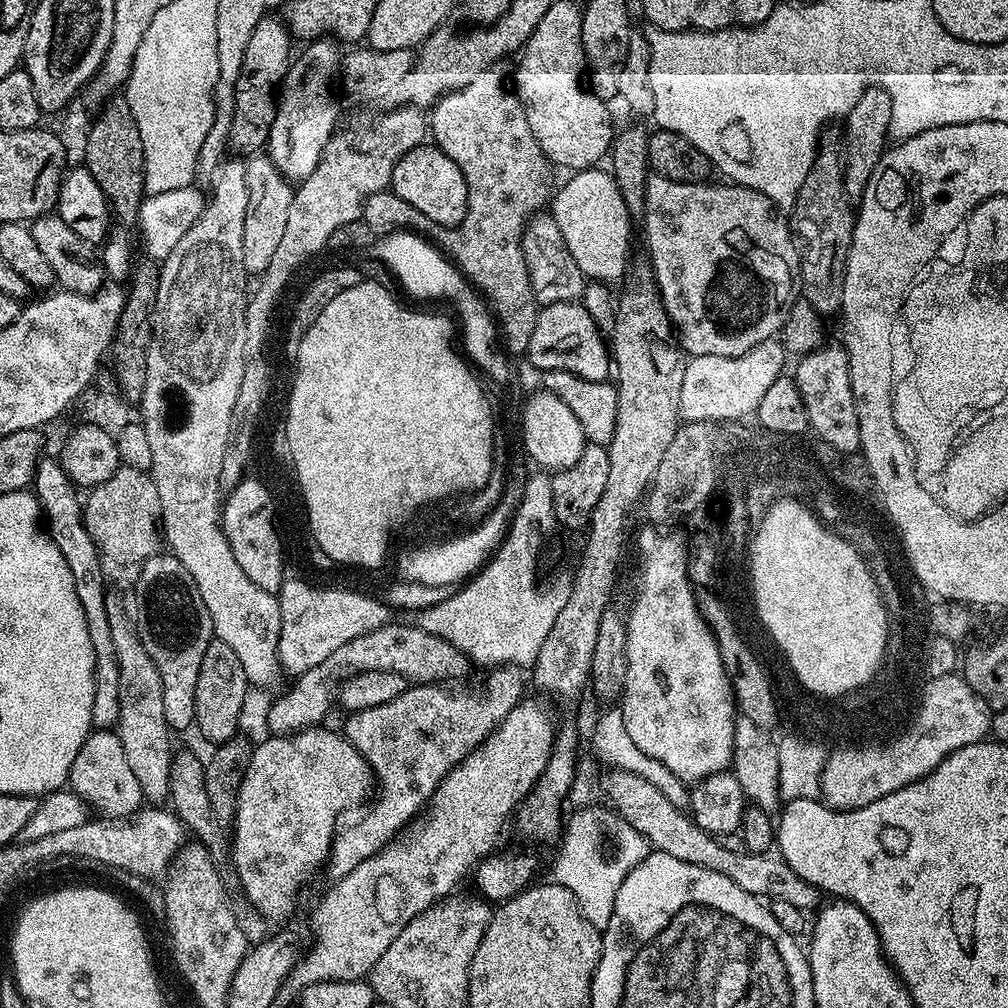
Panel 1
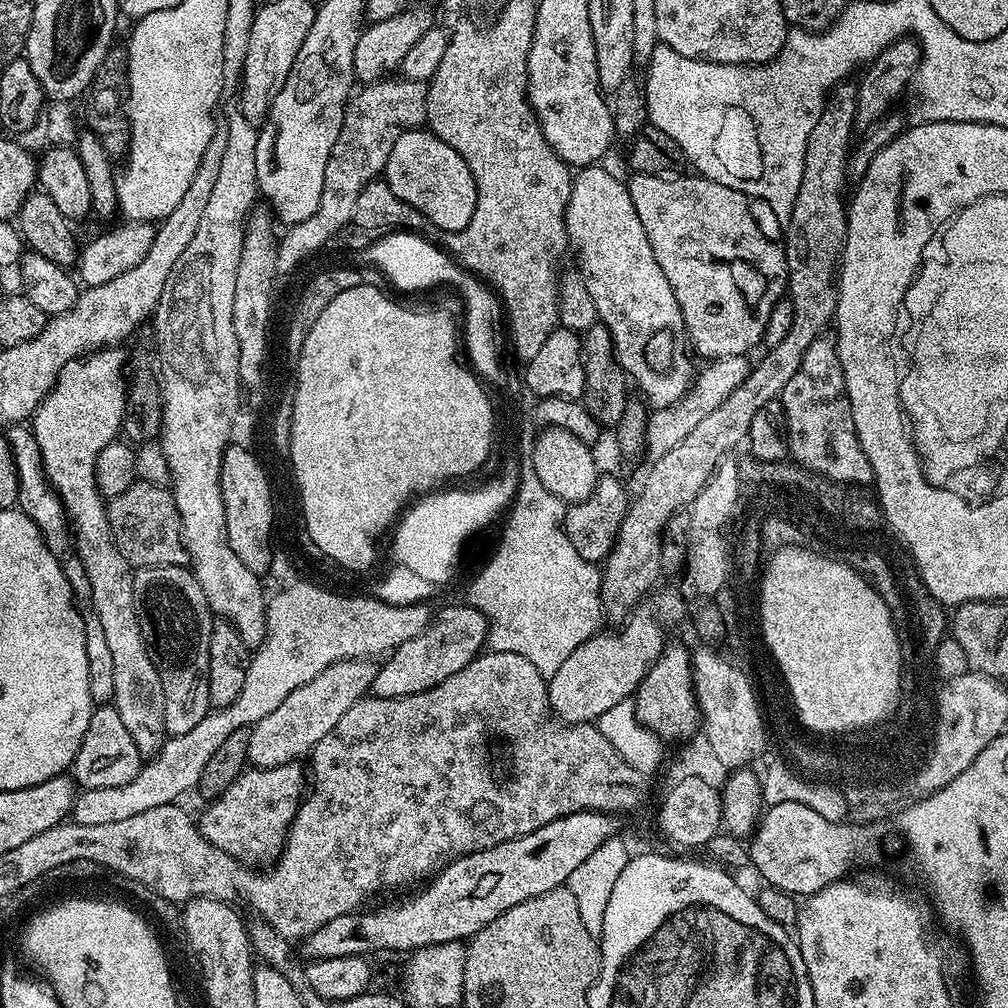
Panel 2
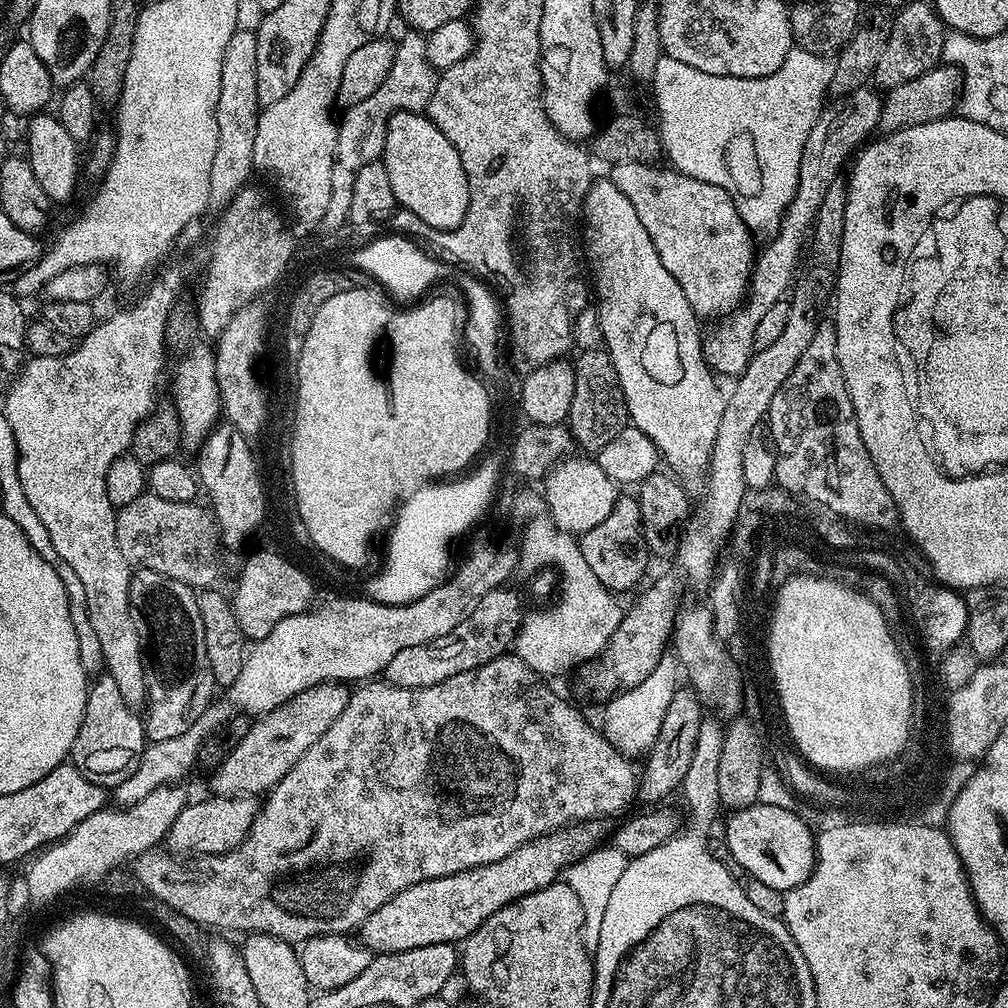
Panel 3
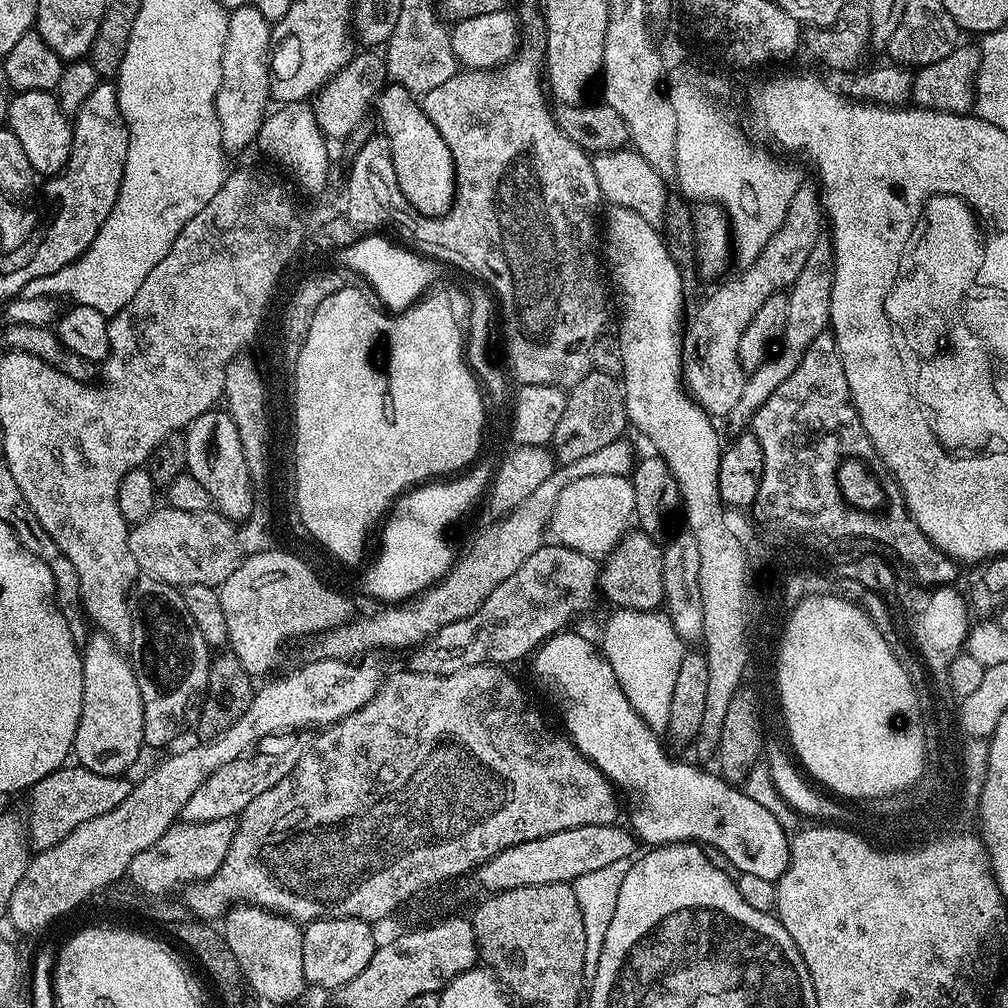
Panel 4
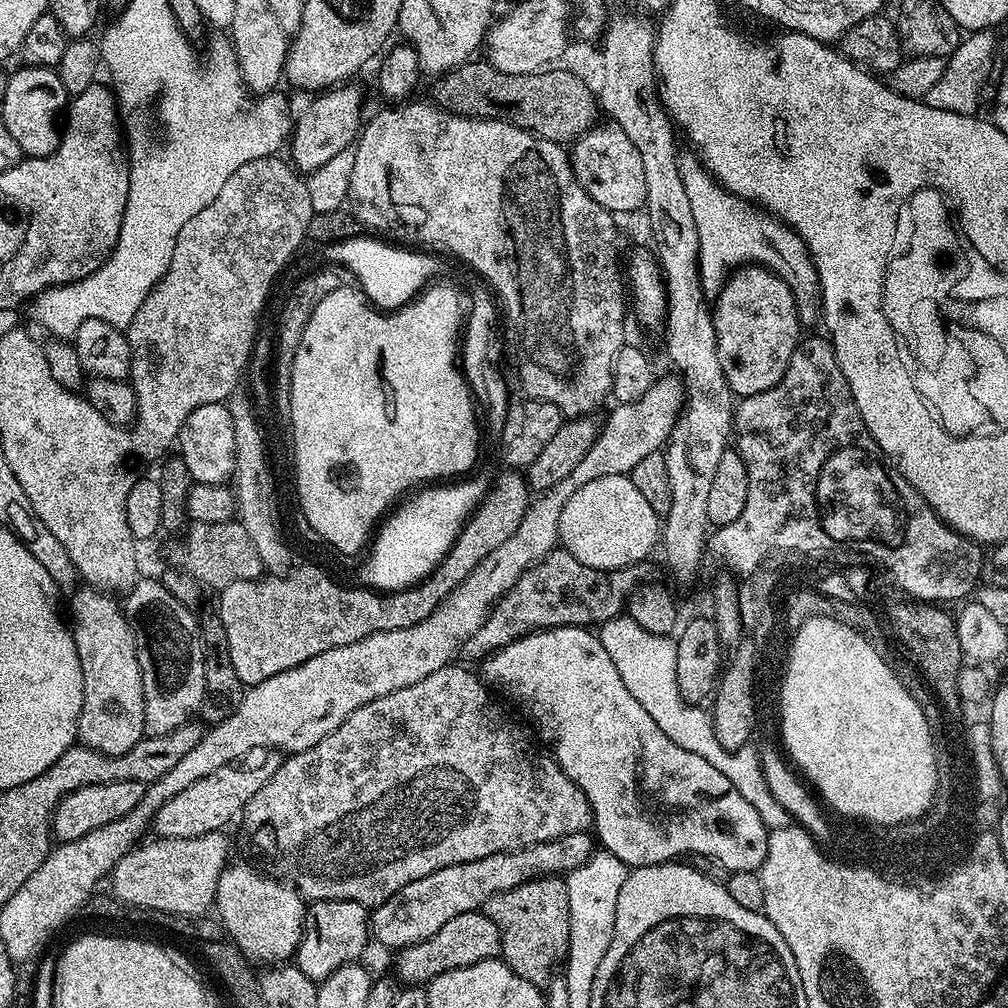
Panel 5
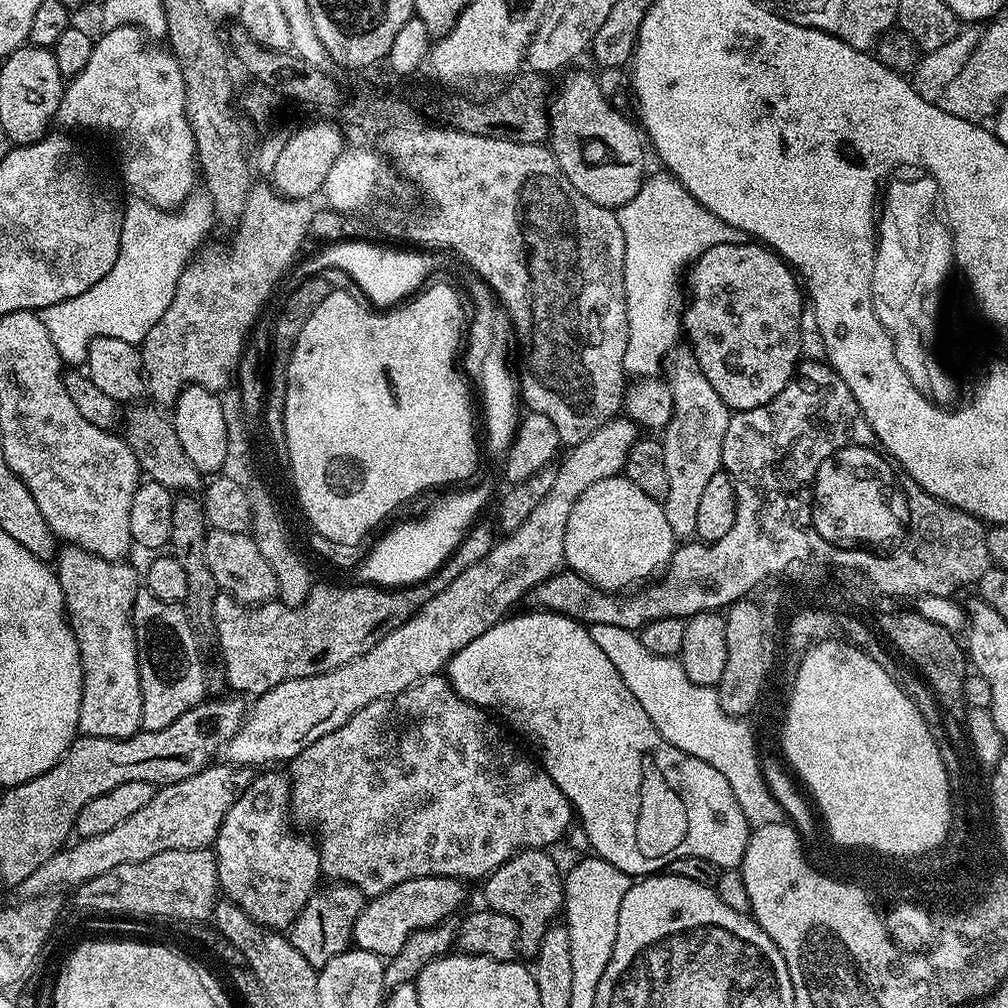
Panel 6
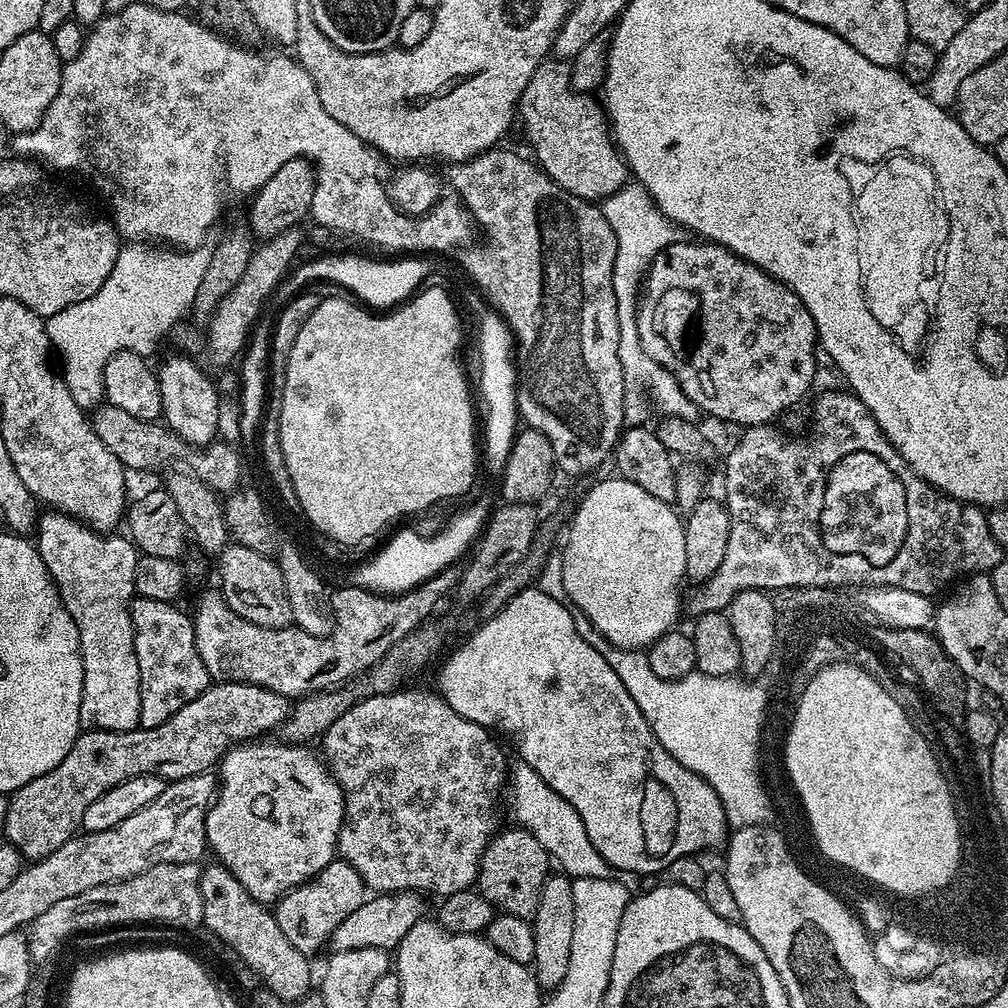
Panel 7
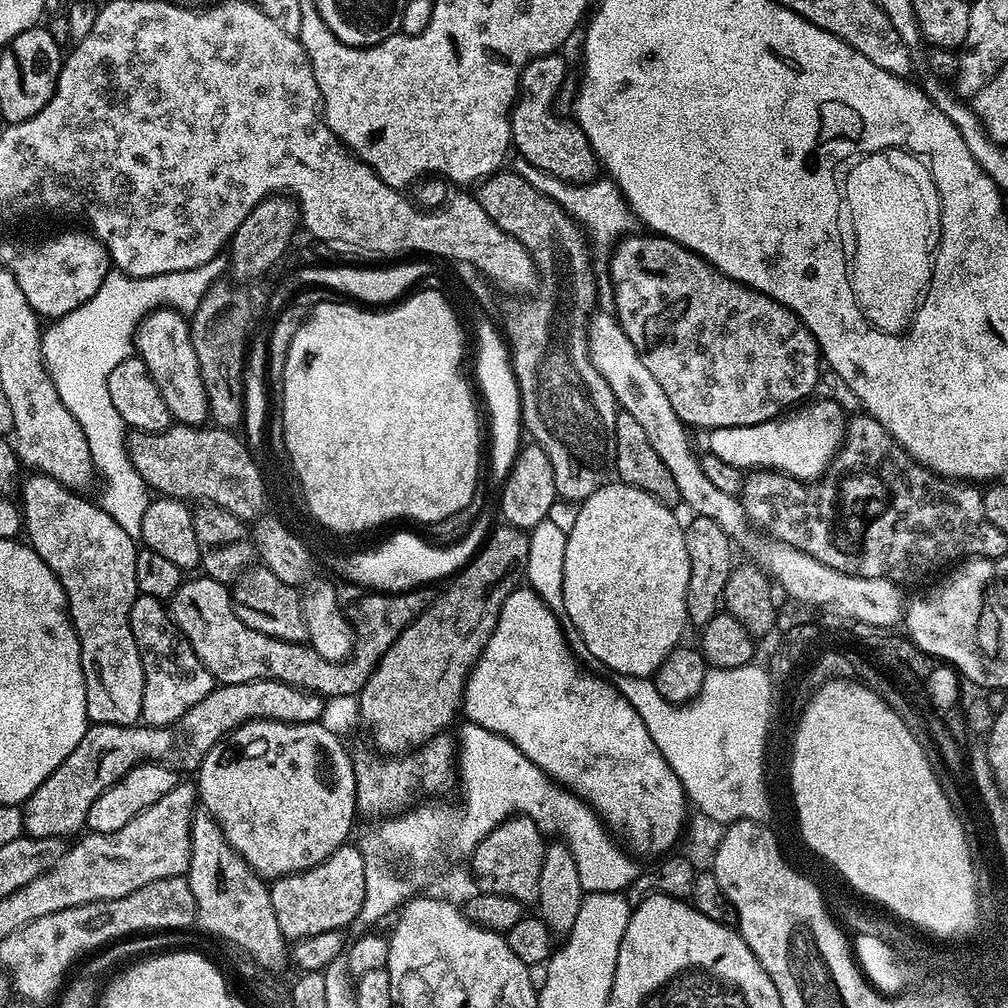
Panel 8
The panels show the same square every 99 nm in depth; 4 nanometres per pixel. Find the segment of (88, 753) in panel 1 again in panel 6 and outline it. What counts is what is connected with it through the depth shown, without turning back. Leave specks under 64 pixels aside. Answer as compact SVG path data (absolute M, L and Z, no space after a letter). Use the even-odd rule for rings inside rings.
M68 544L59 549L54 561L54 571L62 586L64 611L68 613L68 623L72 625L72 633L78 642L84 671L80 703L80 732L86 736L125 740L126 737L141 731L142 722L140 667L136 649L136 631L132 629L131 618L132 603L138 591L138 572L135 572L124 560L98 558L76 544Z

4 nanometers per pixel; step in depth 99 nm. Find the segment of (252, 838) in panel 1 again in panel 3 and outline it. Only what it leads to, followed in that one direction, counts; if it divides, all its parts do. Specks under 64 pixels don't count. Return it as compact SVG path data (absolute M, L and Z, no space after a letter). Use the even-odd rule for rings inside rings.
M215 796L200 800L197 804L185 803L174 818L166 837L167 851L173 854L219 856L221 852L234 850L246 837L258 811L258 804L250 796Z

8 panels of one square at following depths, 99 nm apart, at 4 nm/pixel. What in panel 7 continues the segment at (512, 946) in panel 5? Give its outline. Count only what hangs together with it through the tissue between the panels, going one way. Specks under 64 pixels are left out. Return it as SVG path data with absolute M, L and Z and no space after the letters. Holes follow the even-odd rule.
M512 826L509 832L497 831L480 860L478 891L501 913L510 916L535 917L542 886L550 875L547 850L525 828Z

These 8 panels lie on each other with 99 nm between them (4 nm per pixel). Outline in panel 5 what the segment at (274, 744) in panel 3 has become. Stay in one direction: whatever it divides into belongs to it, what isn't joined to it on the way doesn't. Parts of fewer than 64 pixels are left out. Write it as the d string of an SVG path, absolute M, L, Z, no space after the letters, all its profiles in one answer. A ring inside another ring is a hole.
M255 748L234 764L222 766L222 770L214 770L214 774L206 774L206 778L198 778L194 786L186 786L182 794L174 794L170 802L166 802L156 812L154 832L157 837L166 838L198 838L198 834L210 834L227 829L232 819L243 813L244 807L274 778L274 770L278 770L282 756L275 748Z

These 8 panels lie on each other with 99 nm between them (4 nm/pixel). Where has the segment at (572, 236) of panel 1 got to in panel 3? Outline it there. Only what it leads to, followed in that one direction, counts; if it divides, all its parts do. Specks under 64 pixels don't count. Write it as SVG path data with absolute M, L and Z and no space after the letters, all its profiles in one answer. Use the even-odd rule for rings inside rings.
M610 178L593 179L586 194L582 209L582 248L591 279L592 276L596 279L594 296L600 299L598 315L604 335L603 347L610 354L610 362L614 362L631 427L642 430L642 434L654 442L663 463L668 463L667 467L677 477L685 481L696 480L699 476L701 479L708 471L714 438L718 438L718 422L722 422L726 396L720 393L717 377L704 358L701 321L690 302L686 302L686 294L682 294L682 286L678 286L674 274L662 266L662 258L658 258L650 234L646 234L646 226L638 219L638 210L630 206L626 194L622 194Z

